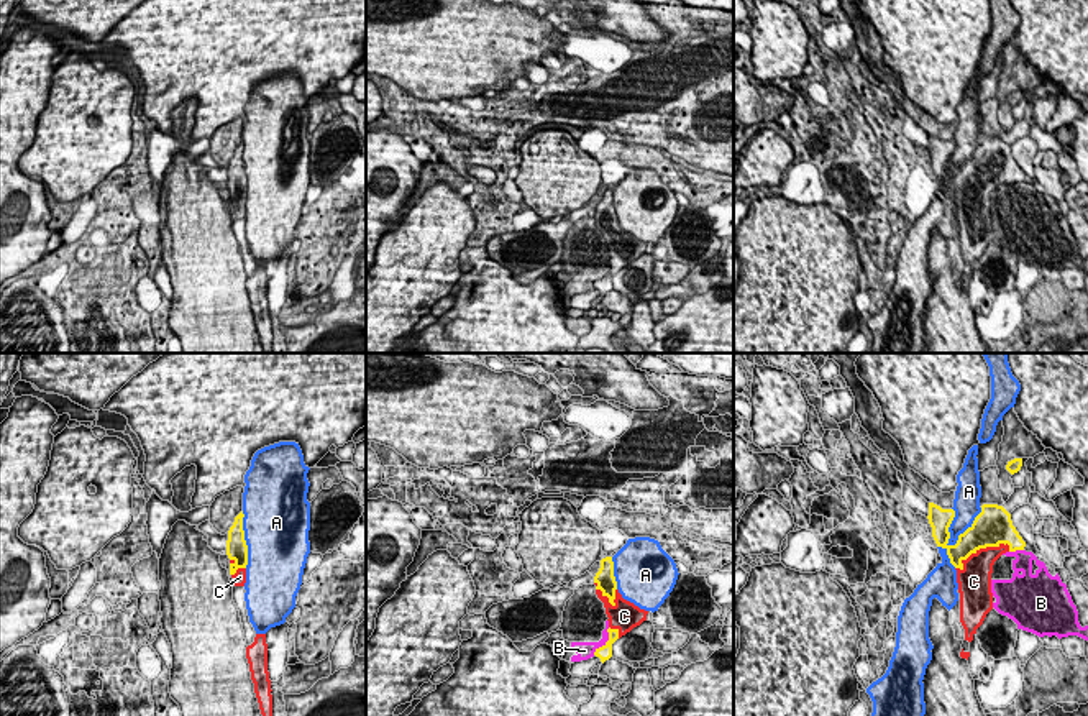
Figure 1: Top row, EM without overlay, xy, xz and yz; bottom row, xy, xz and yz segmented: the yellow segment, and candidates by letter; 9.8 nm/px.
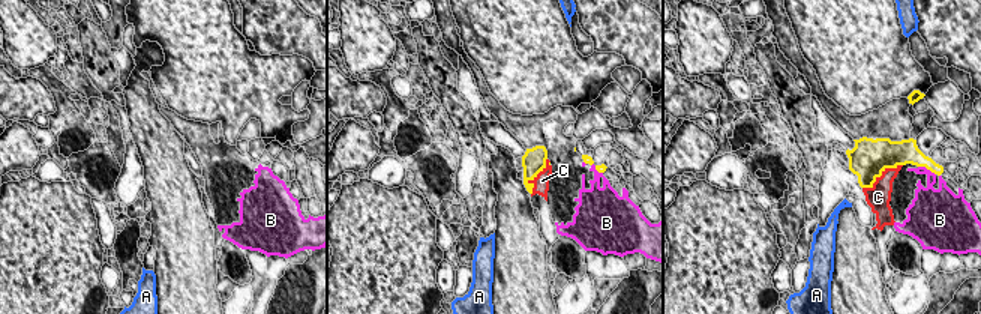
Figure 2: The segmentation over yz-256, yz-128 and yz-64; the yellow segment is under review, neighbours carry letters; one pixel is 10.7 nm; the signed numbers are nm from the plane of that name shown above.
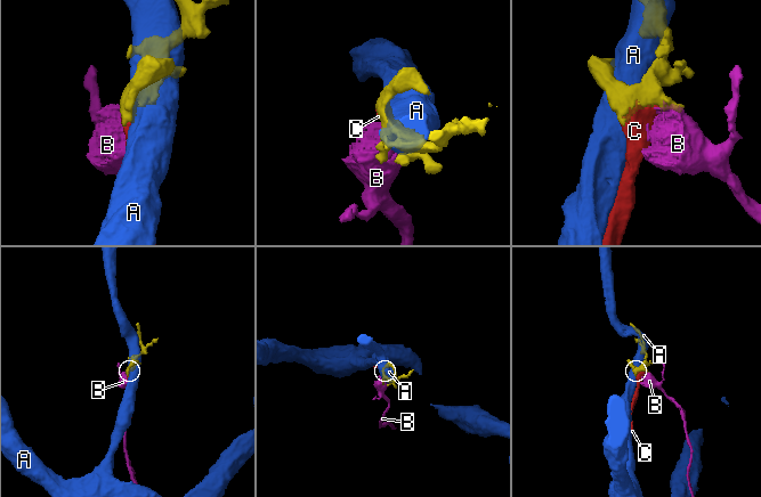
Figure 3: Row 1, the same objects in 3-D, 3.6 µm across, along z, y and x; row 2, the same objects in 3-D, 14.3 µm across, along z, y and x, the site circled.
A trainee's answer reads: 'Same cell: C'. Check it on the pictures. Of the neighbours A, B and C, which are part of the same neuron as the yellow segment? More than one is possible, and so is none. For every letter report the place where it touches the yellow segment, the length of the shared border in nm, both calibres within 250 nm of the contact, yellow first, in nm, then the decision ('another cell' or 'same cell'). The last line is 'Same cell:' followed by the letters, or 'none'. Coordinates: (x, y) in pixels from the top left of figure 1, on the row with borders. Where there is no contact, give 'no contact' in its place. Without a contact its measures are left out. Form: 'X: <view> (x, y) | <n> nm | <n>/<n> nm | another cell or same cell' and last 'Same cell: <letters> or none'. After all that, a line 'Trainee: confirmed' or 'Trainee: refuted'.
A: yz (957, 541) | 650 nm | 280/190 nm | another cell
B: xz (608, 641) | 320 nm | 140/170 nm | another cell
C: yz (980, 547) | 600 nm | 380/280 nm | same cell
Same cell: C
Trainee: confirmed

